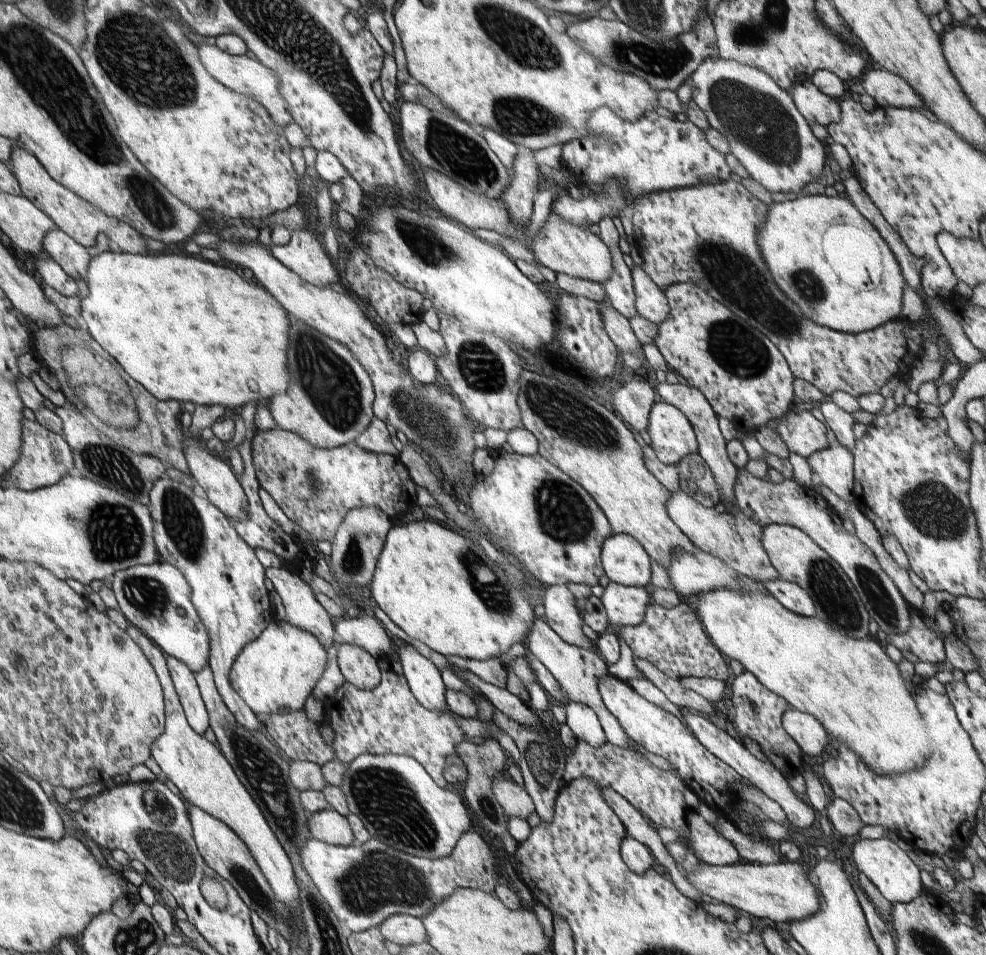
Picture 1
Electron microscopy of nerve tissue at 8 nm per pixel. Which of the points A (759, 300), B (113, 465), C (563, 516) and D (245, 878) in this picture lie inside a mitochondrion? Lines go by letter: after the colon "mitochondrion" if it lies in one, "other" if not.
A: mitochondrion
B: mitochondrion
C: mitochondrion
D: mitochondrion

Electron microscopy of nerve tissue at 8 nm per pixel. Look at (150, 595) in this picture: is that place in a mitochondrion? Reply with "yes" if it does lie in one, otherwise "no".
yes

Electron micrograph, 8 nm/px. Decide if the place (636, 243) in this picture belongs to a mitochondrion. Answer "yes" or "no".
no

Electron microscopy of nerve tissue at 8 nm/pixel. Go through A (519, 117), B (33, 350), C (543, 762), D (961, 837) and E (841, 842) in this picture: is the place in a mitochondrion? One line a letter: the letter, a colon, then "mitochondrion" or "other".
A: mitochondrion
B: other
C: mitochondrion
D: other
E: other

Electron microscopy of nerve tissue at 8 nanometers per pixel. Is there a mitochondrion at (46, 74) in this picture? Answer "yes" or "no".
yes

